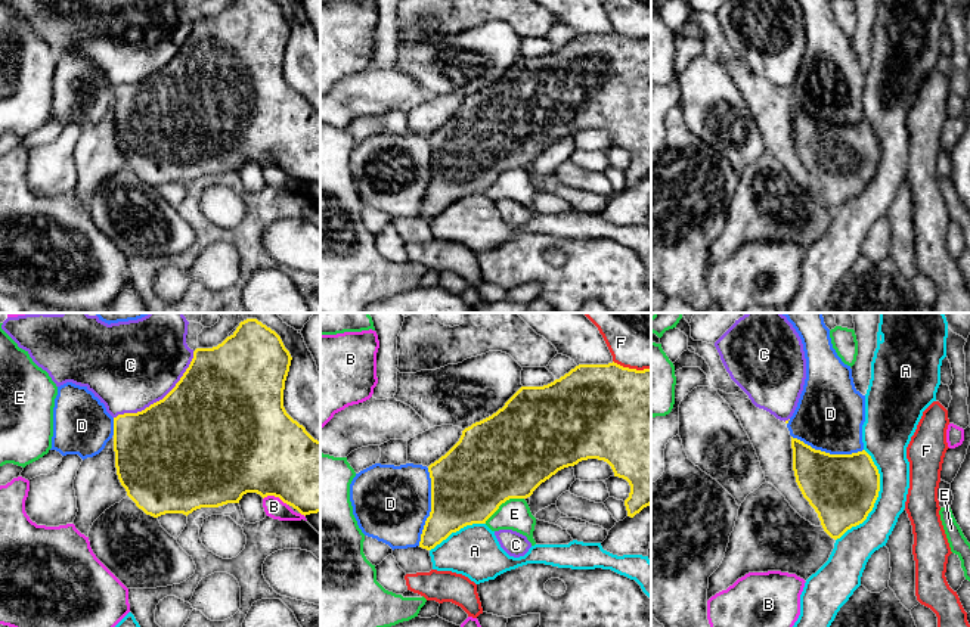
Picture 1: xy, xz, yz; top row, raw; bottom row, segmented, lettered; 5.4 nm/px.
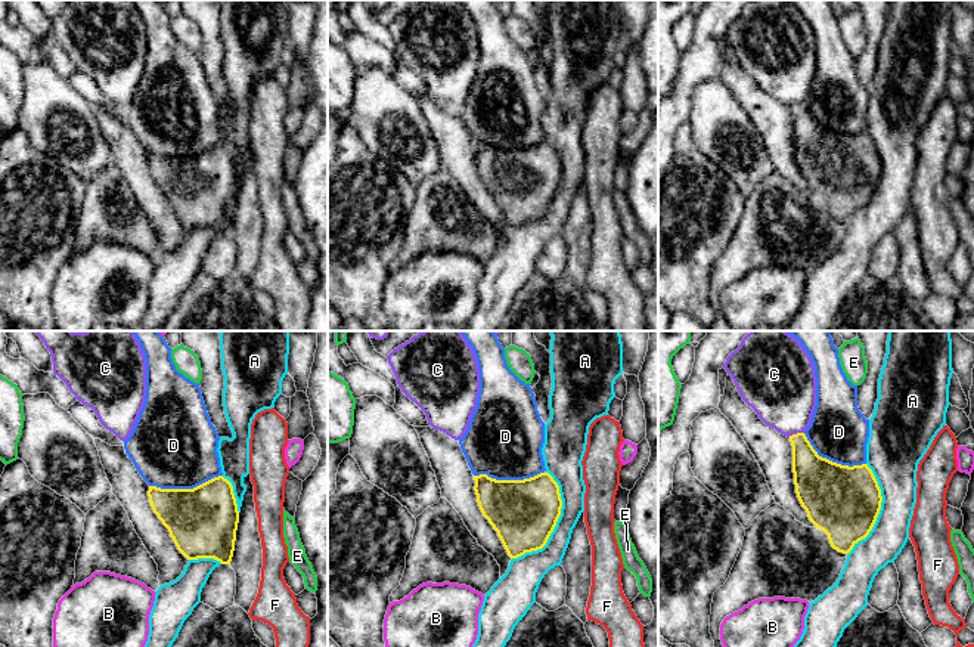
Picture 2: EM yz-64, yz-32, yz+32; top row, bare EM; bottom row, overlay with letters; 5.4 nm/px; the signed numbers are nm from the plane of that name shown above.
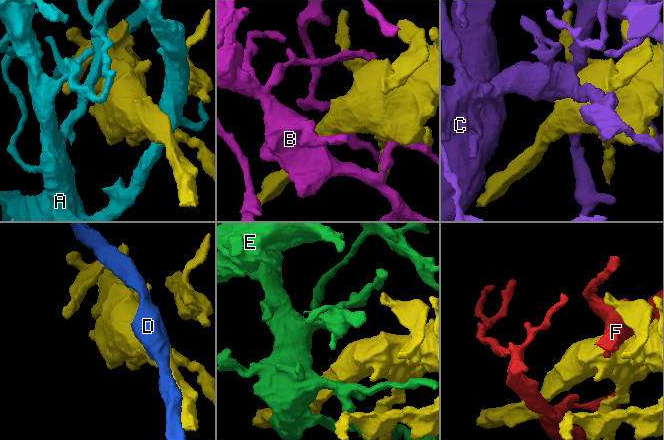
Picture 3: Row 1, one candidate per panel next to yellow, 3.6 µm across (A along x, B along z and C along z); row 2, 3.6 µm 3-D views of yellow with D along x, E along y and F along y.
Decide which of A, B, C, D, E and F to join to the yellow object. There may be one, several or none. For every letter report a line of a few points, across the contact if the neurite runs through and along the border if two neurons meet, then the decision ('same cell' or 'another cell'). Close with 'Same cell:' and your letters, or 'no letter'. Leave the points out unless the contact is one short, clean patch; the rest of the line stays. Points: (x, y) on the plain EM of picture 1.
A: another cell
B: another cell
C: another cell
D: another cell
E: another cell
F: another cell
Same cell: no letter

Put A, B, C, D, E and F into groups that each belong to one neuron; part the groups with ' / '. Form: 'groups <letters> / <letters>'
groups A / B / C / D / E / F

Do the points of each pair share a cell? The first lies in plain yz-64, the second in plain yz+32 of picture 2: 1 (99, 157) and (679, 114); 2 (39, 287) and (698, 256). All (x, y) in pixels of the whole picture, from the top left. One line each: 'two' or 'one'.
1: two
2: one

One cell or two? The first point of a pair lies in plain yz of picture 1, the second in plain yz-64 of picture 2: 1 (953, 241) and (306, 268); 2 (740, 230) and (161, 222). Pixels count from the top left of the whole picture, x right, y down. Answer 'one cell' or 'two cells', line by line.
1: two cells
2: two cells

